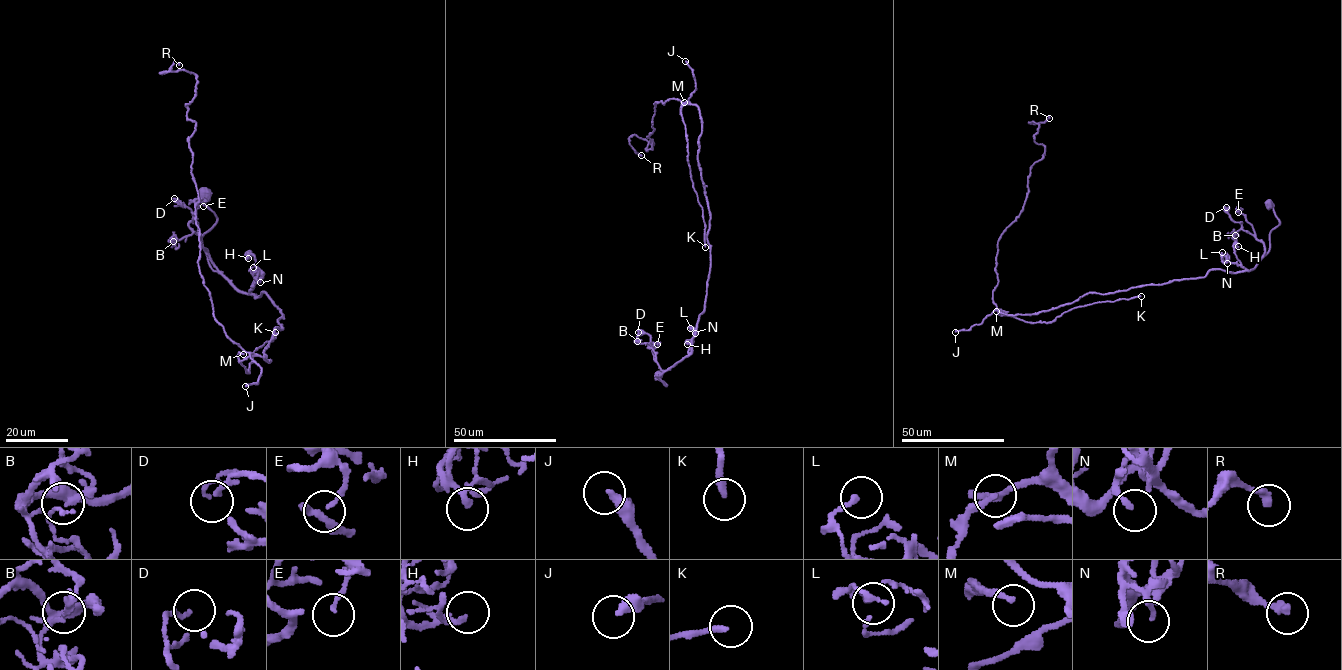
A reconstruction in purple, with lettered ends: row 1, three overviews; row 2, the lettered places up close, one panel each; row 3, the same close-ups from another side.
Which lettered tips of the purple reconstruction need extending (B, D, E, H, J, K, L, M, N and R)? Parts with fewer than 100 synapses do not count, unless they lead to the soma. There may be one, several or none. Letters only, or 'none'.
J

